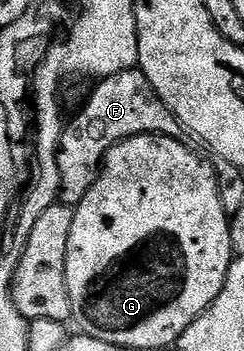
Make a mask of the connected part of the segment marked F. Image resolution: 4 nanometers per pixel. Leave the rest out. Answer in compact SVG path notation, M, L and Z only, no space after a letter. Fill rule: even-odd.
M140 68L128 69L110 77L102 77L96 82L93 94L78 111L77 117L68 118L61 130L61 144L57 147L57 166L61 176L59 201L62 205L76 206L91 191L97 181L95 168L104 162L106 153L114 149L120 141L138 137L144 133L166 132L165 125L173 125L173 112L159 99L155 87L141 73Z

